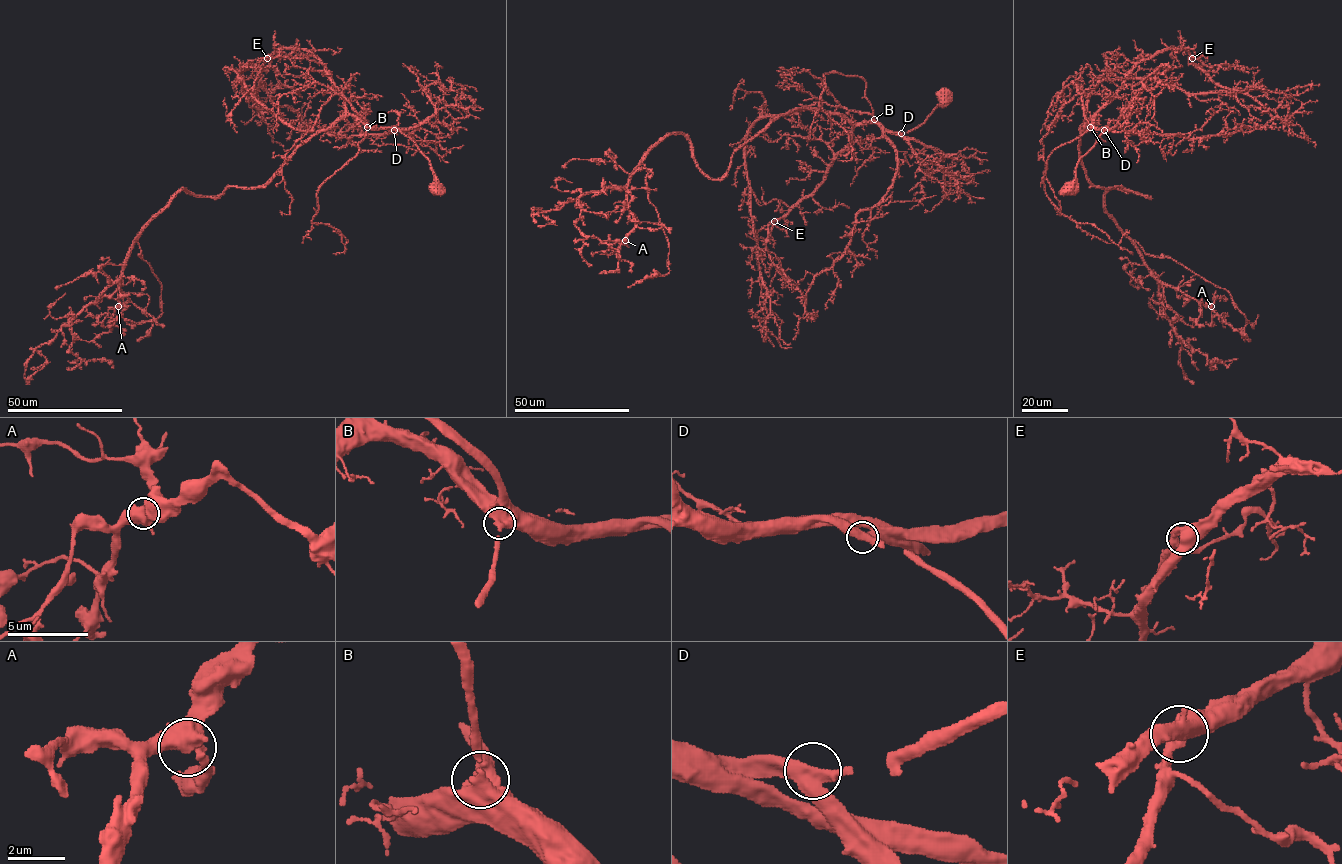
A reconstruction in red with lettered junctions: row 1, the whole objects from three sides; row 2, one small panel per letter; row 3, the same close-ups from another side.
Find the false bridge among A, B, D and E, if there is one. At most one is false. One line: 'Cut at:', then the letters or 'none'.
Cut at: none

